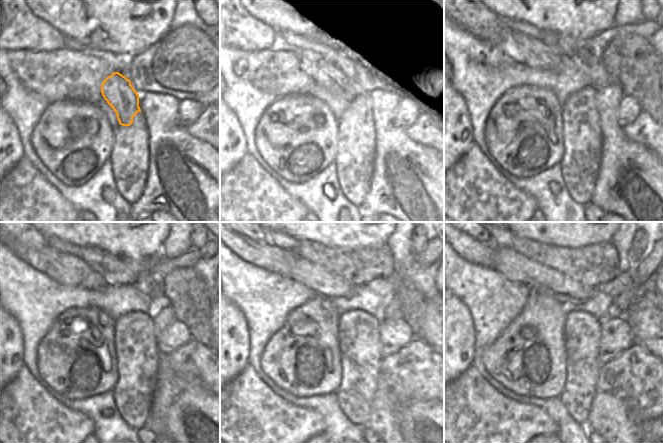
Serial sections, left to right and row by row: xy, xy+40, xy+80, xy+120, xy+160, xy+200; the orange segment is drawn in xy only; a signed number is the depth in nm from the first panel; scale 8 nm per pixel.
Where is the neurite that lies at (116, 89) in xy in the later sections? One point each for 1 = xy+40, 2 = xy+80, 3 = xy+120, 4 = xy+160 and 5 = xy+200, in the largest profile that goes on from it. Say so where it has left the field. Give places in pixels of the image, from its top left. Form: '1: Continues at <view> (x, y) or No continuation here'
1: Continues at xy+40 (320, 61)
2: Continues at xy+80 (523, 49)
3: Continues at xy+120 (68, 270)
4: Continues at xy+160 (262, 254)
5: Continues at xy+200 (479, 253).

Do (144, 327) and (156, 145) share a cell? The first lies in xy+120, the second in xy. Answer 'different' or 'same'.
different

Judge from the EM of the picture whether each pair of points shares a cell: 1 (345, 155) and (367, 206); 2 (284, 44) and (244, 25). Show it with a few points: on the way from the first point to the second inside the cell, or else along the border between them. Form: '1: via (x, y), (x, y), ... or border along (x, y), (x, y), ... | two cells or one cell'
1: border along (371, 177), (369, 192), (359, 206) | two cells
2: border along (279, 32), (276, 38), (276, 45), (272, 49) | two cells

